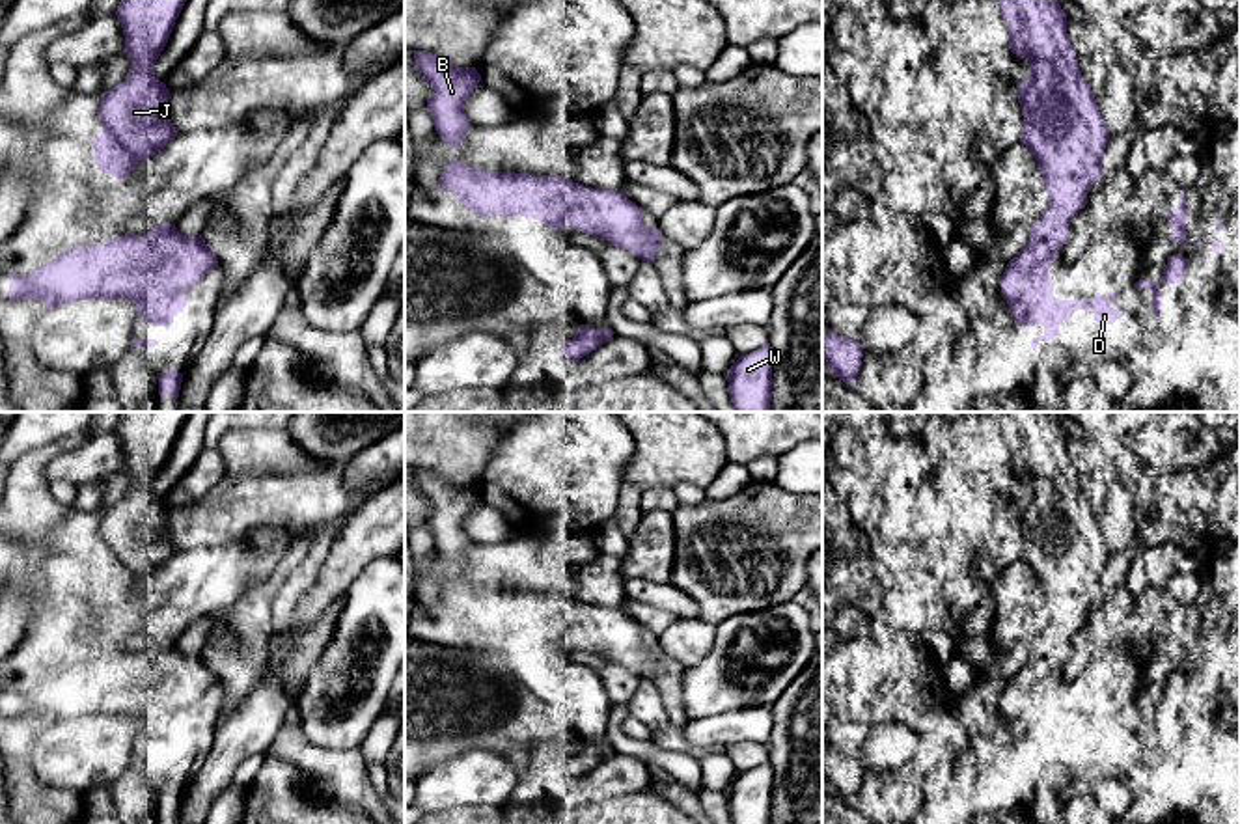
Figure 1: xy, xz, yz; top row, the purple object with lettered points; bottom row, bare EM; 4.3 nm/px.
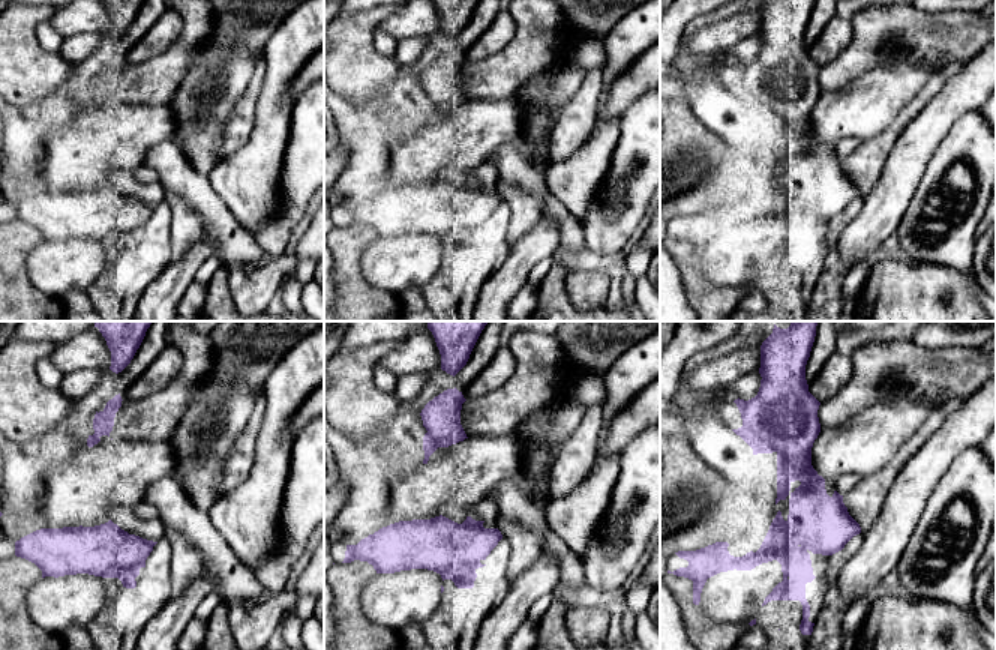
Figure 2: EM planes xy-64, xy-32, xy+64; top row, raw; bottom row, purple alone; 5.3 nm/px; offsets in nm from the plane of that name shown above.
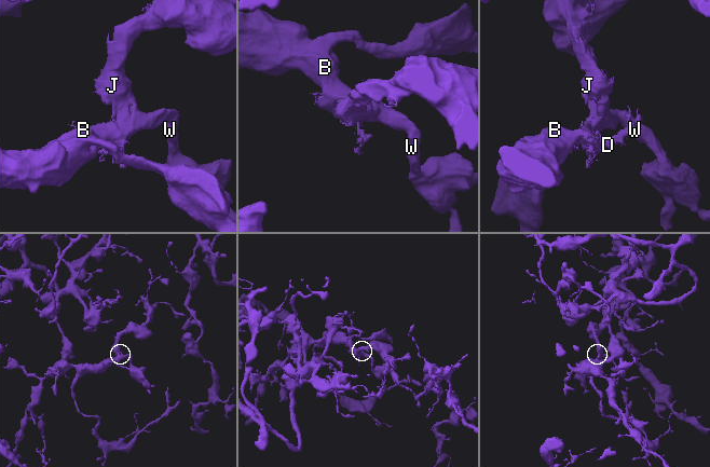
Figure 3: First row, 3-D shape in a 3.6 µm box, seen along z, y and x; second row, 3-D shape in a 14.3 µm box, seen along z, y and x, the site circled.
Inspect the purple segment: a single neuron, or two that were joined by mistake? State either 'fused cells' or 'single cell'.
single cell

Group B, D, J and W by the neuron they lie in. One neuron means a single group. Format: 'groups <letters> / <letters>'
groups B D J W

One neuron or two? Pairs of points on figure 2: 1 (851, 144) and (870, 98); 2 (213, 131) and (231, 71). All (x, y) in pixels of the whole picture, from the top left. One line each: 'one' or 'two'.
1: two
2: one

